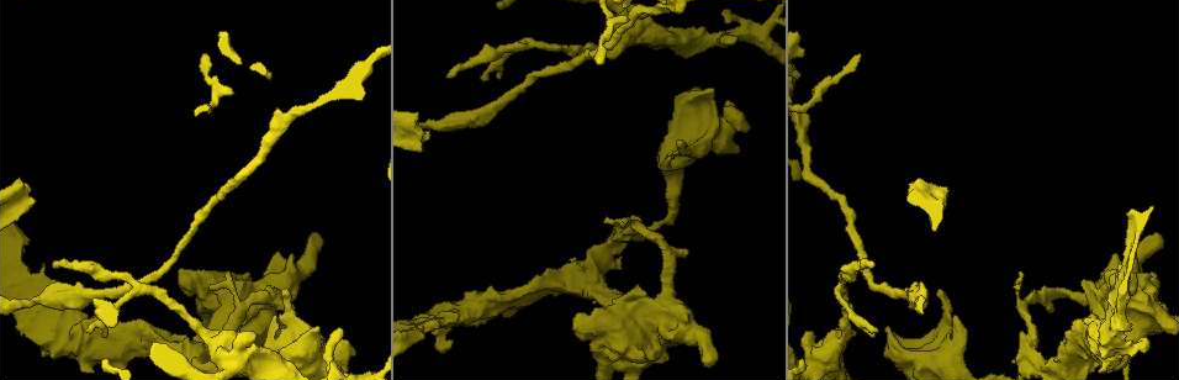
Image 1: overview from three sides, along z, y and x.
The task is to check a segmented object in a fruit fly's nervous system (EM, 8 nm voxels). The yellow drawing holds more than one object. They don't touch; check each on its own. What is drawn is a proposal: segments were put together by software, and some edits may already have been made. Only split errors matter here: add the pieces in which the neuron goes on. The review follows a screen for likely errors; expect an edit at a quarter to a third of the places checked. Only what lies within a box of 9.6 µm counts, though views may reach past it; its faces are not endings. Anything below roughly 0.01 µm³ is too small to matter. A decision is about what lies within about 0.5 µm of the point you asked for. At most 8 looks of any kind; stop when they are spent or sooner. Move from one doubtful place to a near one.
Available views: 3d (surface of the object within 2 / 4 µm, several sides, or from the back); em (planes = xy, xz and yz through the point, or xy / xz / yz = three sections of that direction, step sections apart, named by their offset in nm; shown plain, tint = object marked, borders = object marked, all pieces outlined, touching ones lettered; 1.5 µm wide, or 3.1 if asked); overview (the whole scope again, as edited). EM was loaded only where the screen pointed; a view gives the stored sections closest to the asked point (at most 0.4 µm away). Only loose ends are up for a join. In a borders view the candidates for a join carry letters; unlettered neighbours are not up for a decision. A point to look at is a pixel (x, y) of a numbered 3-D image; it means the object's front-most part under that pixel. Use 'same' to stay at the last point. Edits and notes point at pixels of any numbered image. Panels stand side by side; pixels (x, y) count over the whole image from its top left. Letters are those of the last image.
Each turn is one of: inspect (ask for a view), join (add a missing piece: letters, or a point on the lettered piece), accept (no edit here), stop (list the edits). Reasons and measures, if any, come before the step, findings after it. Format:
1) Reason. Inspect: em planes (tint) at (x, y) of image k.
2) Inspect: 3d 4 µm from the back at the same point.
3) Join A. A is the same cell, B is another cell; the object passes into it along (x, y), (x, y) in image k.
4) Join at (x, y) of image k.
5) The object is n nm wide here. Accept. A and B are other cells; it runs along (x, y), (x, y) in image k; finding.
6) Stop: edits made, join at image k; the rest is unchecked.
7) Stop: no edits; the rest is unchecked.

An open end. Inspect: 3d 4 µm at (573, 257) of image 1.

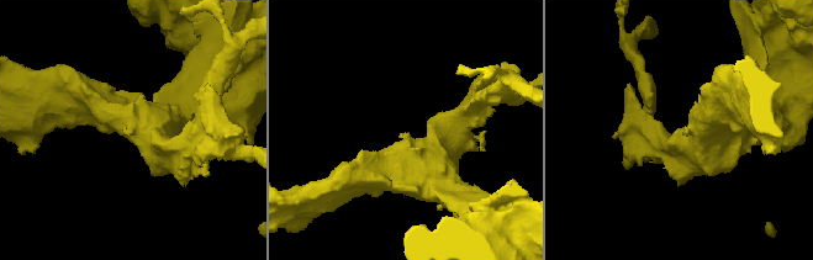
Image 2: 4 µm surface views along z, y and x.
Shape alone is not enough. Inspect: em planes (borders) at (402, 137) of image 2.

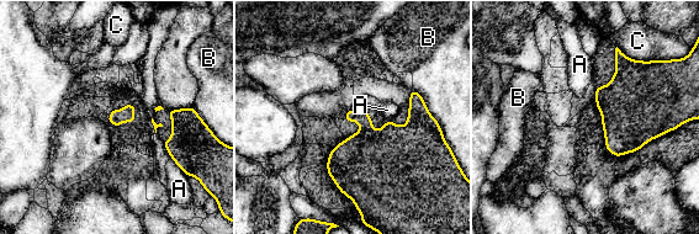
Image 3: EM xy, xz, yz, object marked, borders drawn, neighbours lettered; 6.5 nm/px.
Accept. A, B and C are other cells; a border runs along (170, 157), (184, 171) in image 3; no lettered piece goes on from it.

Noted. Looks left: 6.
Stops while still wide. Inspect: em planes (borders) at (675, 99) of image 1.

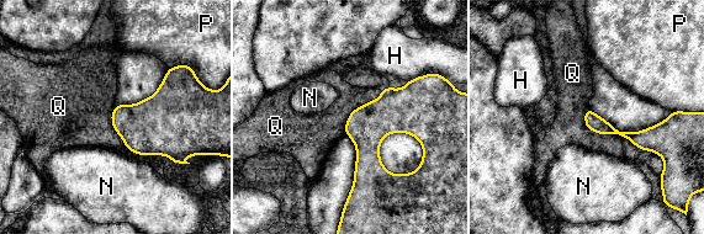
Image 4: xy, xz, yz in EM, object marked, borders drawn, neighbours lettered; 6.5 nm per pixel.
Accept. H, N, P and Q are other cells; a border runs along (583, 112), (589, 129), (622, 138) in image 4; none of them fits.

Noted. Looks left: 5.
Free end. Inspect: em 3.1 µm planes (borders) at (87, 330) of image 1.

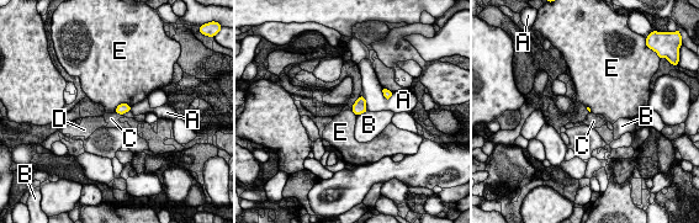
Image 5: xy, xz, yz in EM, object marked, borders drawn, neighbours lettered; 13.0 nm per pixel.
Accept. A, B, C, D and E are other cells; a border runs along (130, 106), (120, 104), (115, 111) in image 5; no lettered piece goes on from it.

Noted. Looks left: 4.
Stop: no edits; the rest is unchecked.

